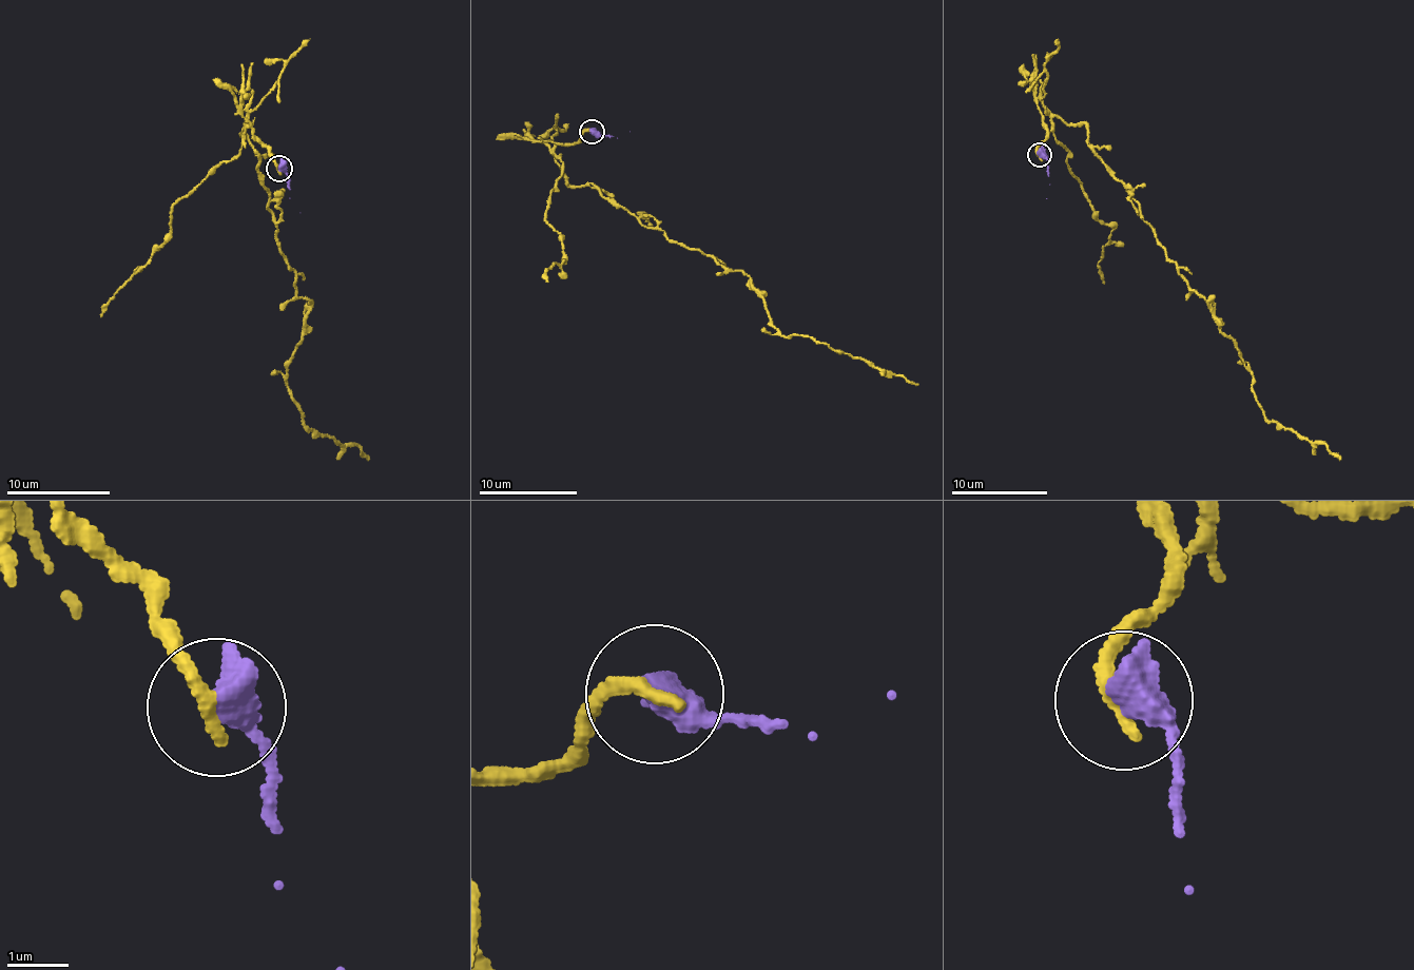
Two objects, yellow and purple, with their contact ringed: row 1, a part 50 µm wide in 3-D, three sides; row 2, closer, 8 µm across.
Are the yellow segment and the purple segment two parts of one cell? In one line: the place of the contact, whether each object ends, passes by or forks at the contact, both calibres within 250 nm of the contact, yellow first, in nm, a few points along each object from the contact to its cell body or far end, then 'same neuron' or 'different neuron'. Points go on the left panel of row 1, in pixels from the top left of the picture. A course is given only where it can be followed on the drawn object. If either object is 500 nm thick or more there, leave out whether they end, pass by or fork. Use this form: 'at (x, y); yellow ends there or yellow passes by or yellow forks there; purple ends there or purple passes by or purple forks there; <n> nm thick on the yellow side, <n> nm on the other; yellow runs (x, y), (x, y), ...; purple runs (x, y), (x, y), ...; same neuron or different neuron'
at (279, 168); 280 nm thick on the yellow side, 600 nm on the other; yellow runs (277, 168), (240, 130), (311, 306), (291, 400), (312, 433), (368, 461); purple runs (281, 168), (287, 177), (289, 197), (299, 213); different neuron

